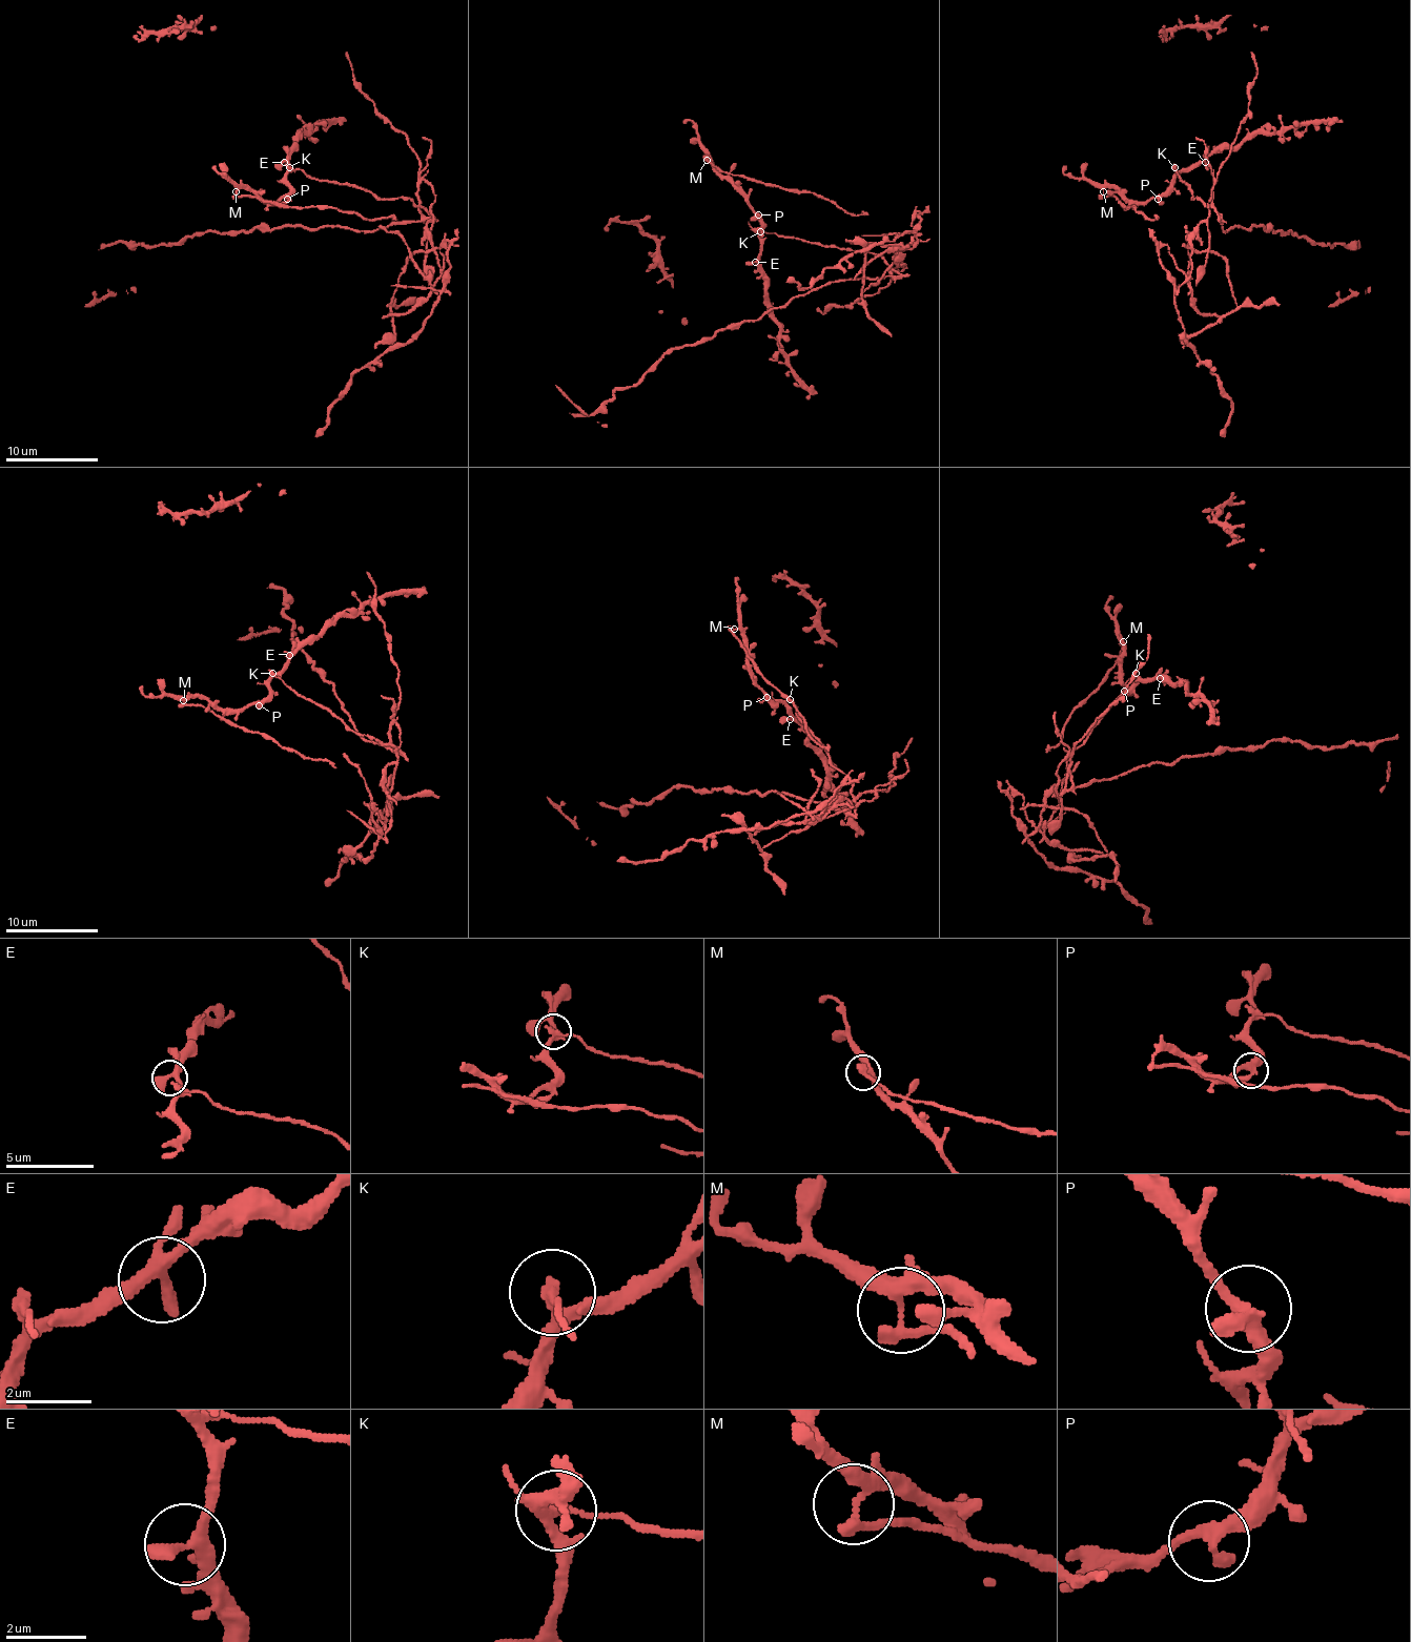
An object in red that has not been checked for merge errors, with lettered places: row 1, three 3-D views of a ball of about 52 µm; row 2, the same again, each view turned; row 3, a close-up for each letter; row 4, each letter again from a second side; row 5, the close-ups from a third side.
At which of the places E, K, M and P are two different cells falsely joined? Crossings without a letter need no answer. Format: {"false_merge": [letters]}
{"false_merge": ["K", "M"]}

